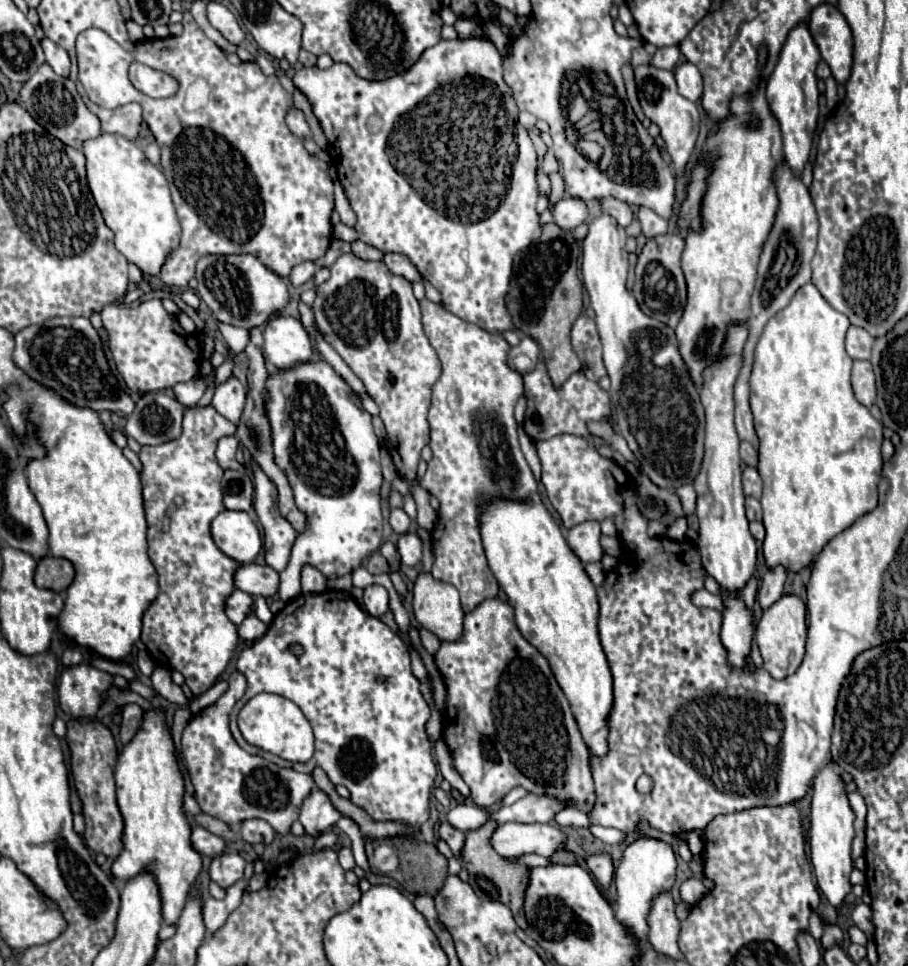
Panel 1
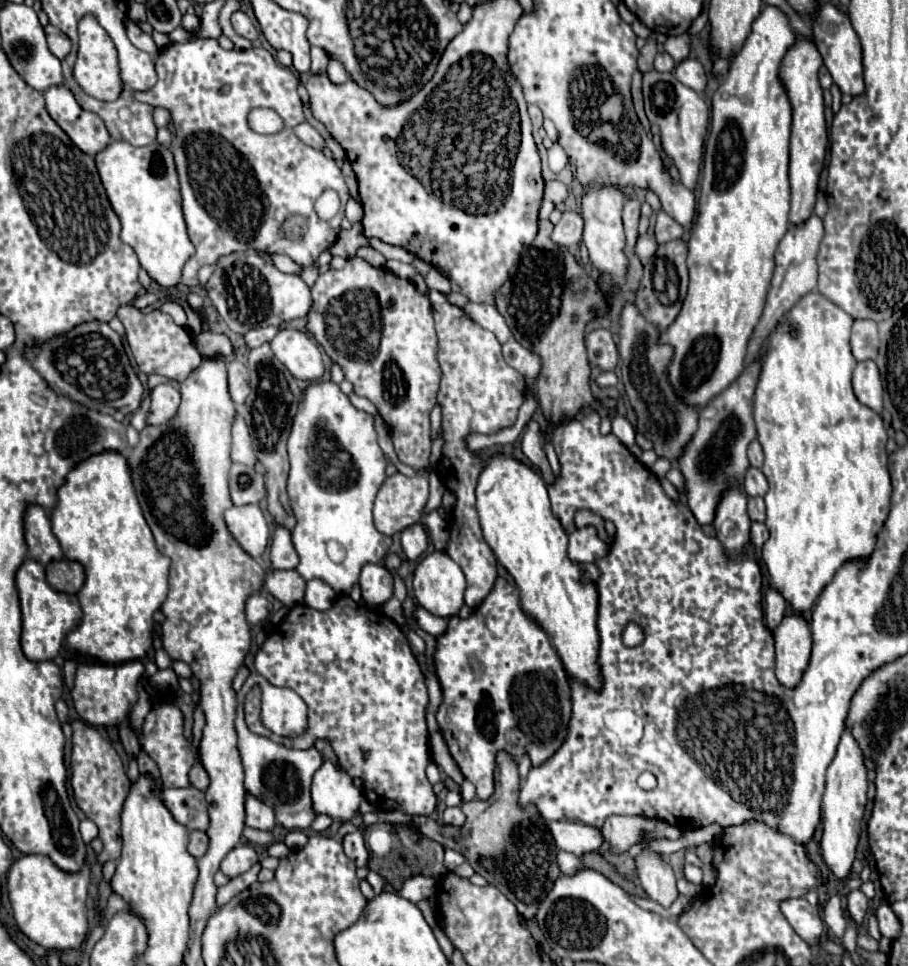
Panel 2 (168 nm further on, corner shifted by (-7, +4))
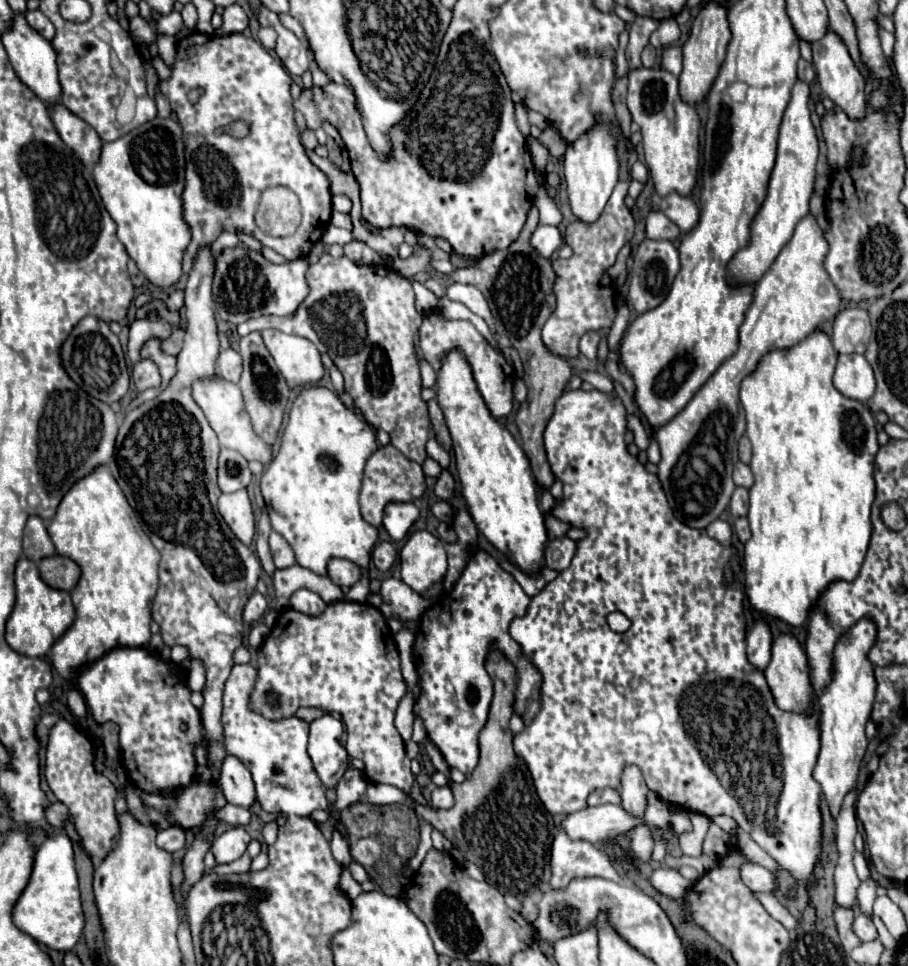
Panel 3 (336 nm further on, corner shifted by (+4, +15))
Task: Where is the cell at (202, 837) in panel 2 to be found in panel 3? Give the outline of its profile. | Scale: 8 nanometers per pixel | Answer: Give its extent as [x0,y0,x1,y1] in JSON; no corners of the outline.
[156,826,186,852]

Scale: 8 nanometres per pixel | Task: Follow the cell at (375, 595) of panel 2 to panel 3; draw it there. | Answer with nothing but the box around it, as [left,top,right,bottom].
[328,558,364,588]

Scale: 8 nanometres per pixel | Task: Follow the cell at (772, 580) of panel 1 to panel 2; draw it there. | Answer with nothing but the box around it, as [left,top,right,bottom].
[765,587,787,631]

